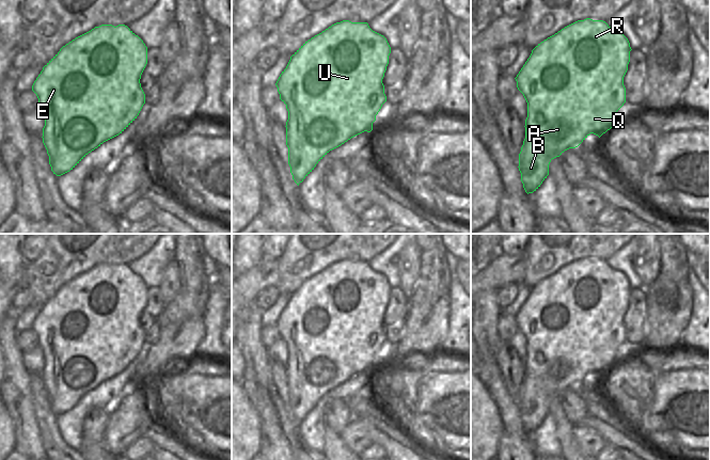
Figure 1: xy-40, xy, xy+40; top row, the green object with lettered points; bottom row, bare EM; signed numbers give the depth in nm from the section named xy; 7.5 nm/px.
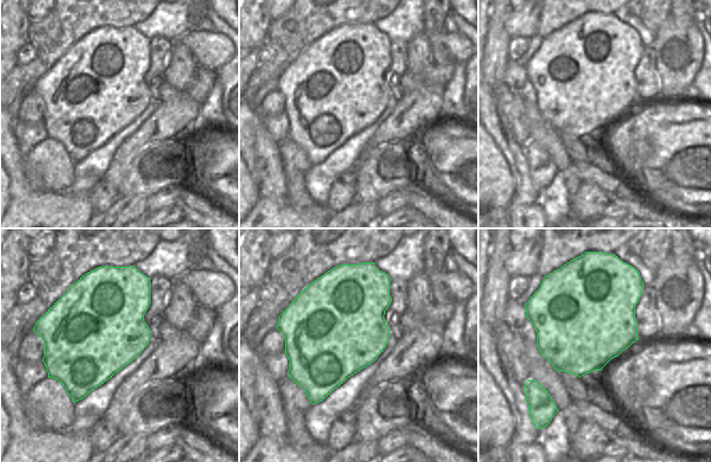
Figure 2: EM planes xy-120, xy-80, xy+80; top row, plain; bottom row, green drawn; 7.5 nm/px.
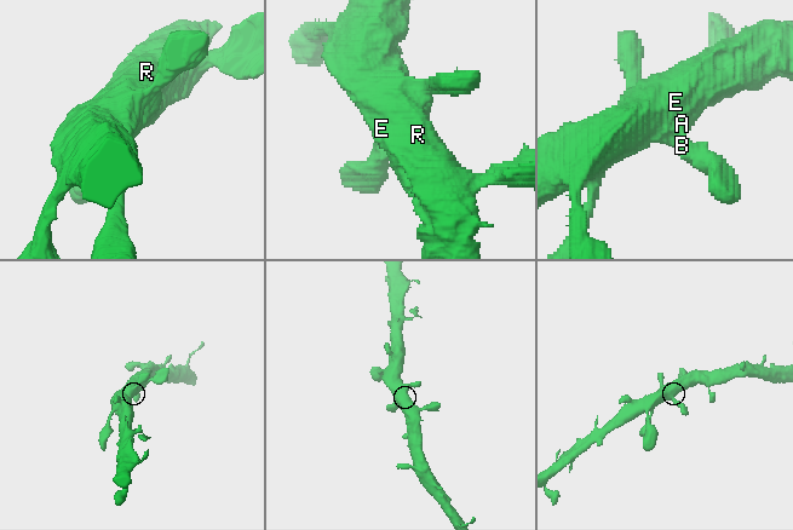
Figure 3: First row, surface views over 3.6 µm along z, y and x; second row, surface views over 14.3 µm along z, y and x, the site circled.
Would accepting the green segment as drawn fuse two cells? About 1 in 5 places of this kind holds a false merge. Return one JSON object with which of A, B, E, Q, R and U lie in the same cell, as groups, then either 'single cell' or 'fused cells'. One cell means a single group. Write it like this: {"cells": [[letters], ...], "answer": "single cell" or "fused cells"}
{"cells": [["A", "B", "E", "Q", "R", "U"]], "answer": "single cell"}

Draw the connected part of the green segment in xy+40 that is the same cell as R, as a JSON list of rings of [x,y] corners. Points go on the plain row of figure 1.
[[[586,257],[584,259],[578,259],[554,274],[548,276],[540,283],[538,283],[533,289],[515,317],[517,320],[518,329],[523,333],[526,342],[527,342],[527,356],[525,359],[525,378],[523,380],[523,384],[521,386],[521,391],[519,393],[519,410],[521,412],[521,421],[523,423],[523,427],[525,431],[533,432],[536,430],[542,421],[549,414],[549,403],[552,398],[559,396],[565,390],[569,387],[578,386],[590,372],[598,375],[599,377],[610,369],[614,364],[616,364],[620,356],[617,353],[617,350],[624,345],[626,342],[626,327],[624,324],[624,316],[628,310],[628,303],[630,301],[630,290],[631,290],[630,282],[628,277],[620,271],[614,270],[605,260],[603,259],[593,259],[590,257]]]

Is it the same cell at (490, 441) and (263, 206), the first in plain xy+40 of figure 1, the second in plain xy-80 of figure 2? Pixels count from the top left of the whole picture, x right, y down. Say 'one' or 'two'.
two

